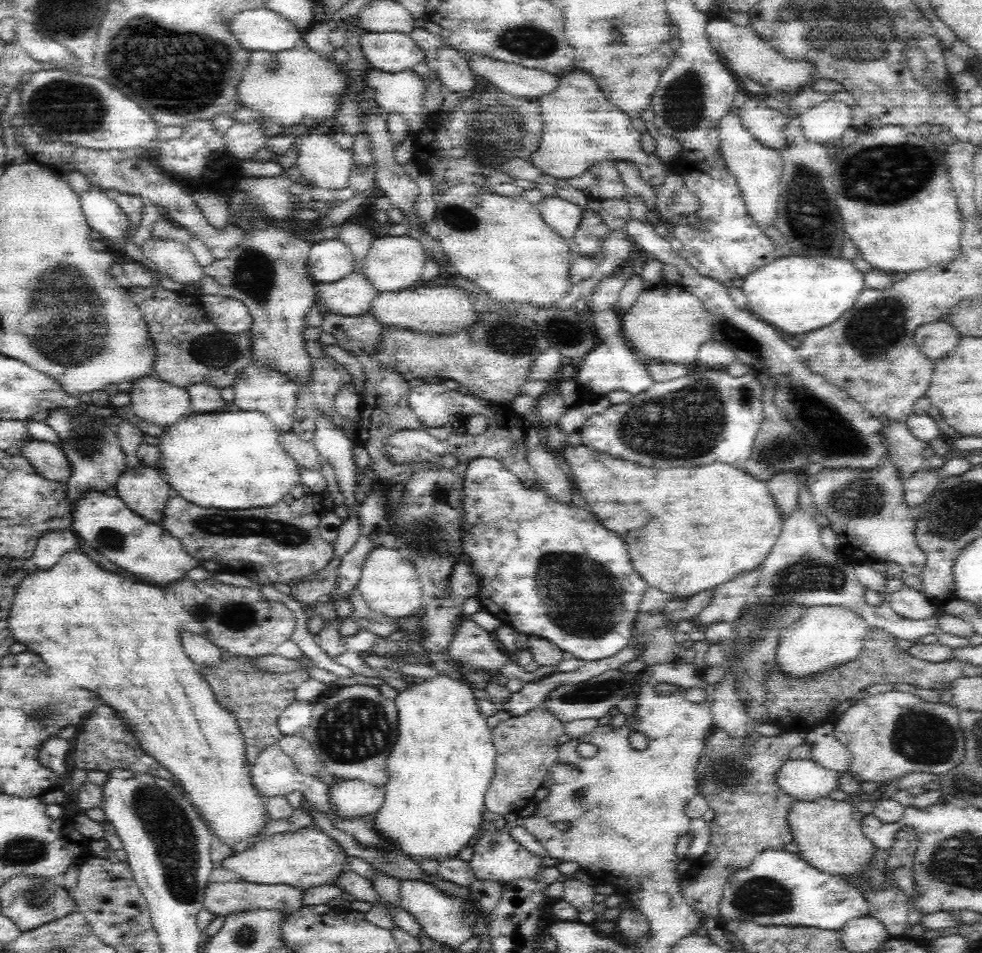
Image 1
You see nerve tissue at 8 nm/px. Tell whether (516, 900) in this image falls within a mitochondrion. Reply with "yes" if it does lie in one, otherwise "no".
no

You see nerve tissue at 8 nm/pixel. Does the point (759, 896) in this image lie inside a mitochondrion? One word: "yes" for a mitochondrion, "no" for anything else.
yes

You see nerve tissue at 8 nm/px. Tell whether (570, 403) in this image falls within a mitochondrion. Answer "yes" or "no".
no

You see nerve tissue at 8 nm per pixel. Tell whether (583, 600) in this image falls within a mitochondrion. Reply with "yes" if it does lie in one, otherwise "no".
yes

